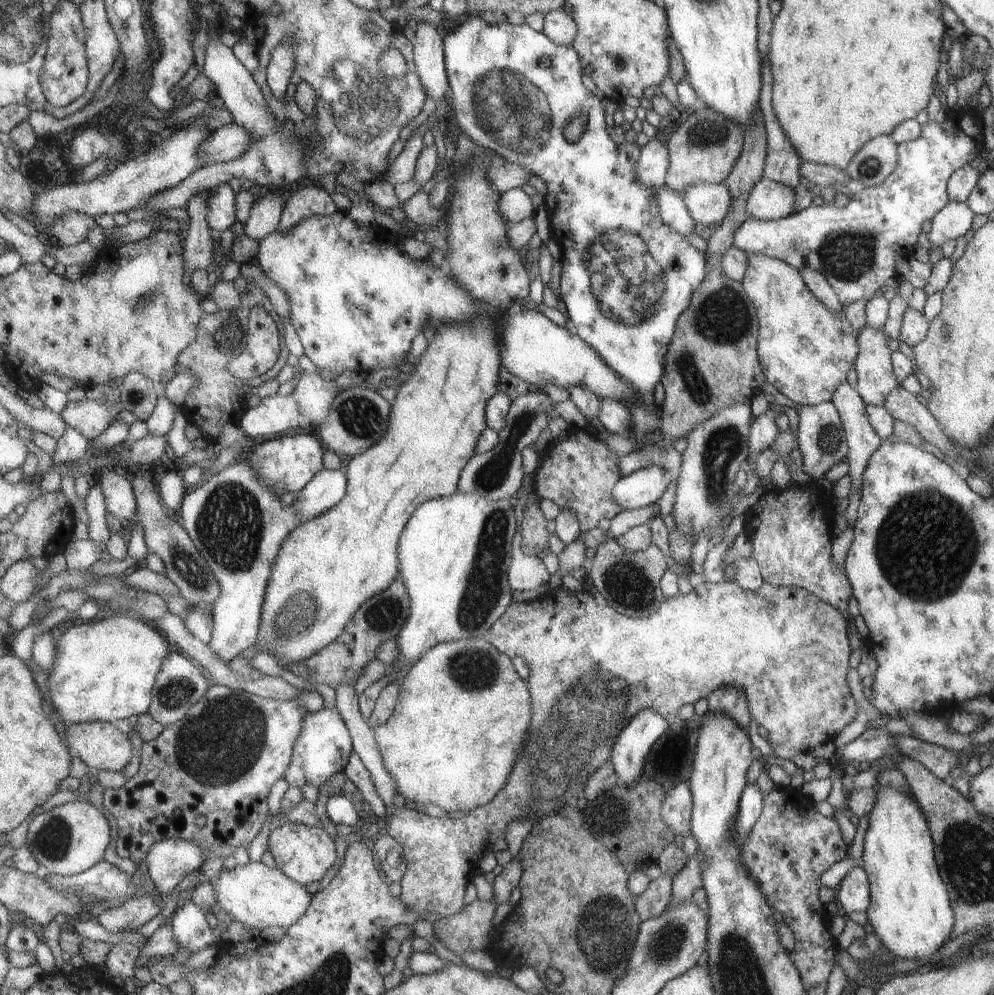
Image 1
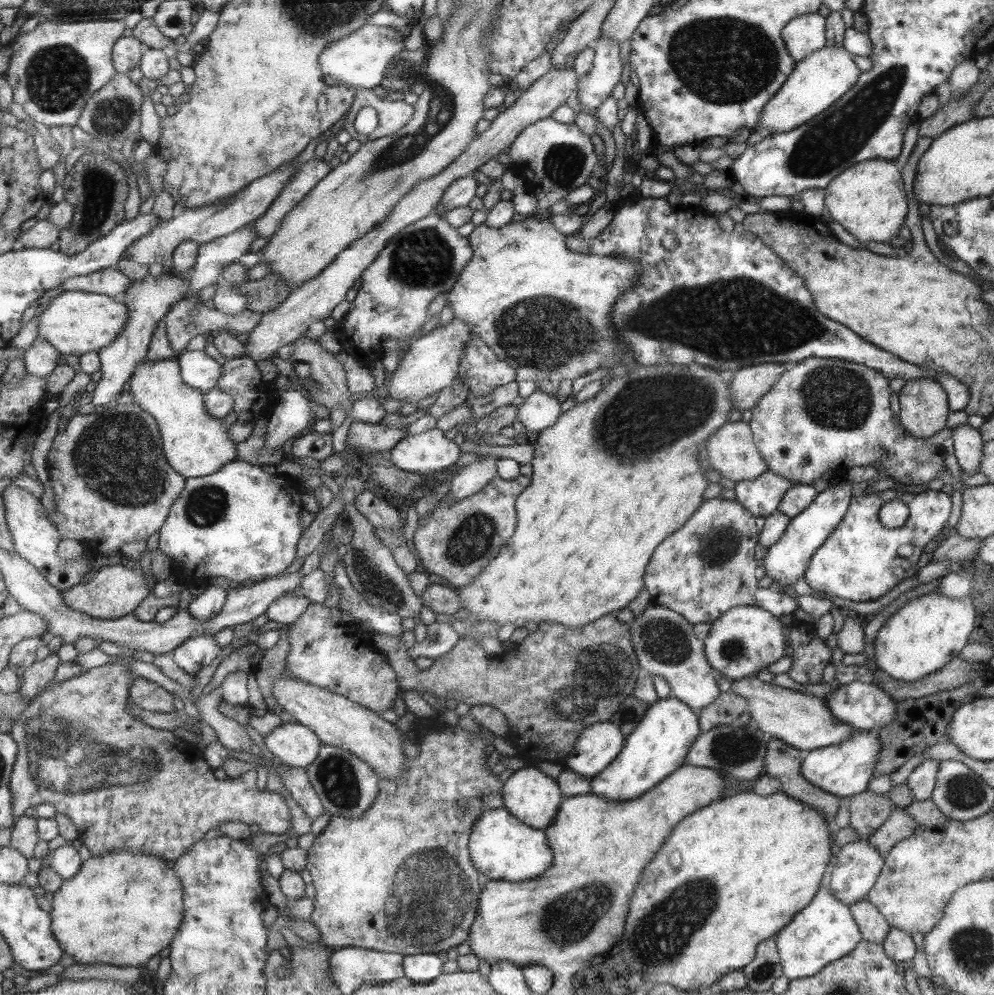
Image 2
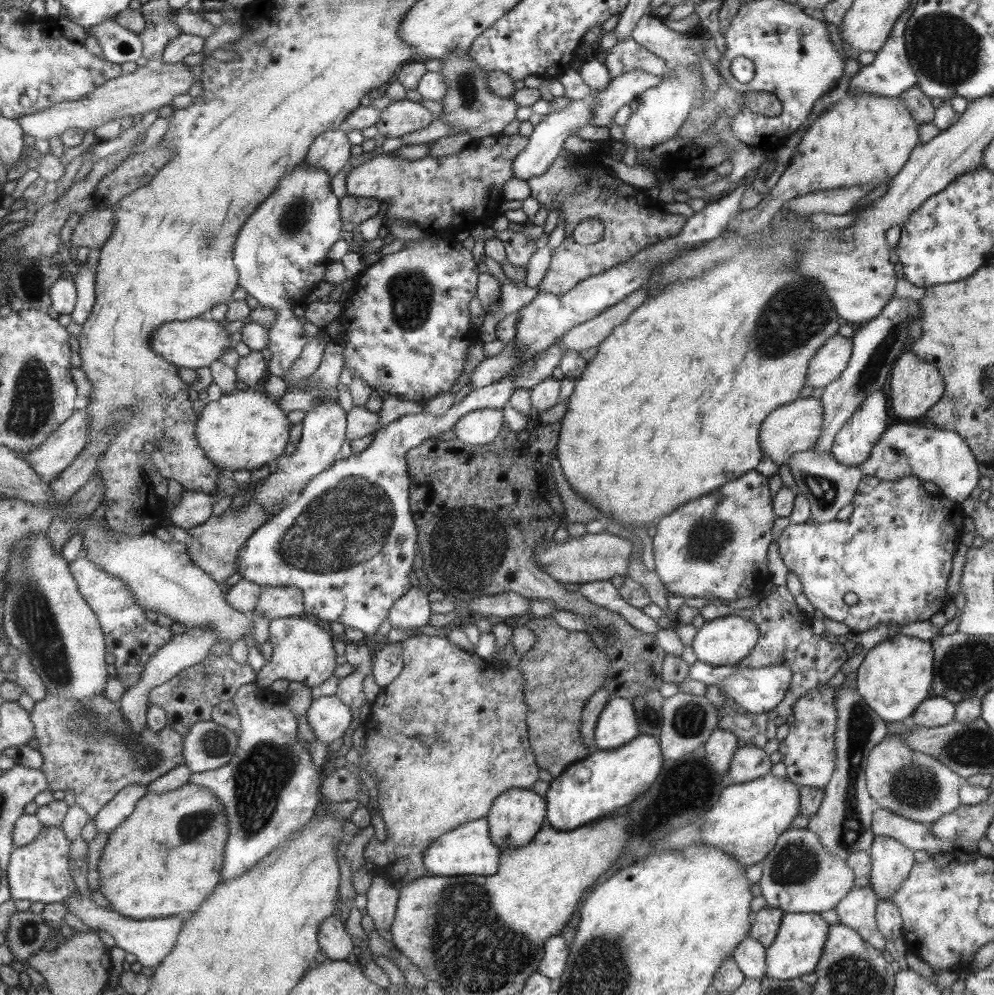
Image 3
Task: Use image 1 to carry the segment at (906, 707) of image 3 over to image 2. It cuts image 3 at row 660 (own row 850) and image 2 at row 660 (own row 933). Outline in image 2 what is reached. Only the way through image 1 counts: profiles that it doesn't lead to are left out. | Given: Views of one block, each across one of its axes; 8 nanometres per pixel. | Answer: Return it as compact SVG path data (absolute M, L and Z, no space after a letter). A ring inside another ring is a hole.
M932 592L908 601L879 629L875 638L876 663L900 682L912 682L938 673L966 644L974 628L976 609L970 596L950 598L949 595Z

